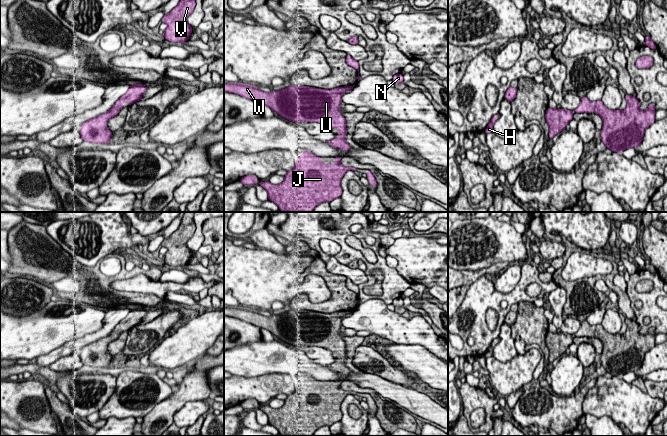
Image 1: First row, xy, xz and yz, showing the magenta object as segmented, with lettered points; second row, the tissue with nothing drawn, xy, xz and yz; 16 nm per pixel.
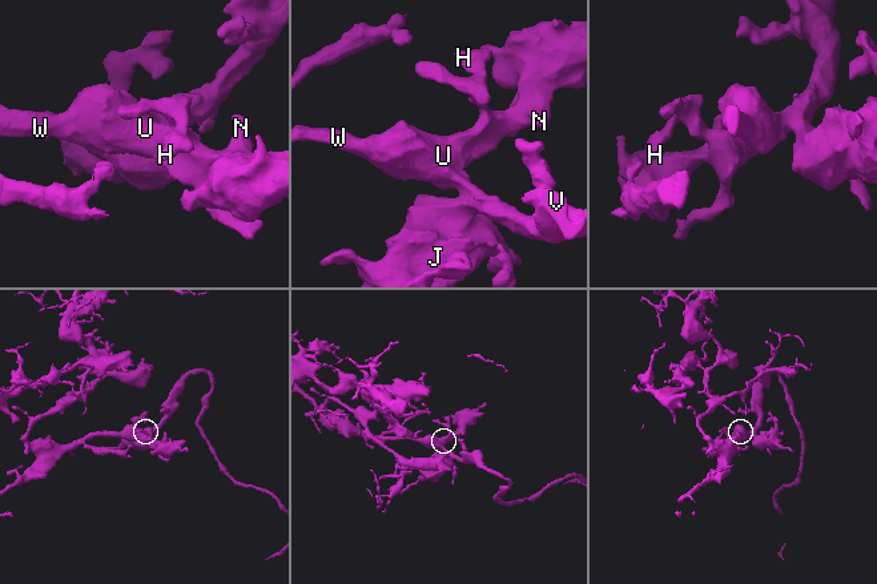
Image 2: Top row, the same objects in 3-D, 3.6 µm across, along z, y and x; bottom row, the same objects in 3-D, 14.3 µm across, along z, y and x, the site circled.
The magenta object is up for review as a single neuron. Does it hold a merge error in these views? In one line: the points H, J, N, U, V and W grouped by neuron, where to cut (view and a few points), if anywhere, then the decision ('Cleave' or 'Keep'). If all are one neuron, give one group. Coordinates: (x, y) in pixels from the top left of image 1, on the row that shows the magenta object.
Groups: H J N U V W. No split. Keep

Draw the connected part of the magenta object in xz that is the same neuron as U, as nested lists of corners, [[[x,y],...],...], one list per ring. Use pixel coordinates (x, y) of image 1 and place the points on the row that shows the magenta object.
[[[224,83],[224,92],[238,94],[255,102],[268,106],[281,117],[295,123],[318,122],[338,129],[341,133],[330,141],[332,147],[343,152],[351,149],[346,142],[346,120],[341,115],[342,95],[353,86],[337,87],[331,90],[310,86],[290,85],[283,90],[266,93],[254,85],[244,83]]]

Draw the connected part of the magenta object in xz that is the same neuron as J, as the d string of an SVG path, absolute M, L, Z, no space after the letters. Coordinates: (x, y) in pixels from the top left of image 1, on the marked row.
M305 150L301 157L294 164L294 168L287 172L284 181L278 185L270 182L260 182L259 184L267 191L268 200L278 205L281 211L312 212L317 205L322 202L331 202L341 197L341 180L349 170L357 172L354 167L346 167L340 163L342 157L333 158L334 165L325 162L322 158L315 156L309 150Z

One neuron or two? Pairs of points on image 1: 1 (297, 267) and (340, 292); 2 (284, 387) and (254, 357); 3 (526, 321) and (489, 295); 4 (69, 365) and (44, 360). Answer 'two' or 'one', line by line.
1: two
2: two
3: two
4: two

